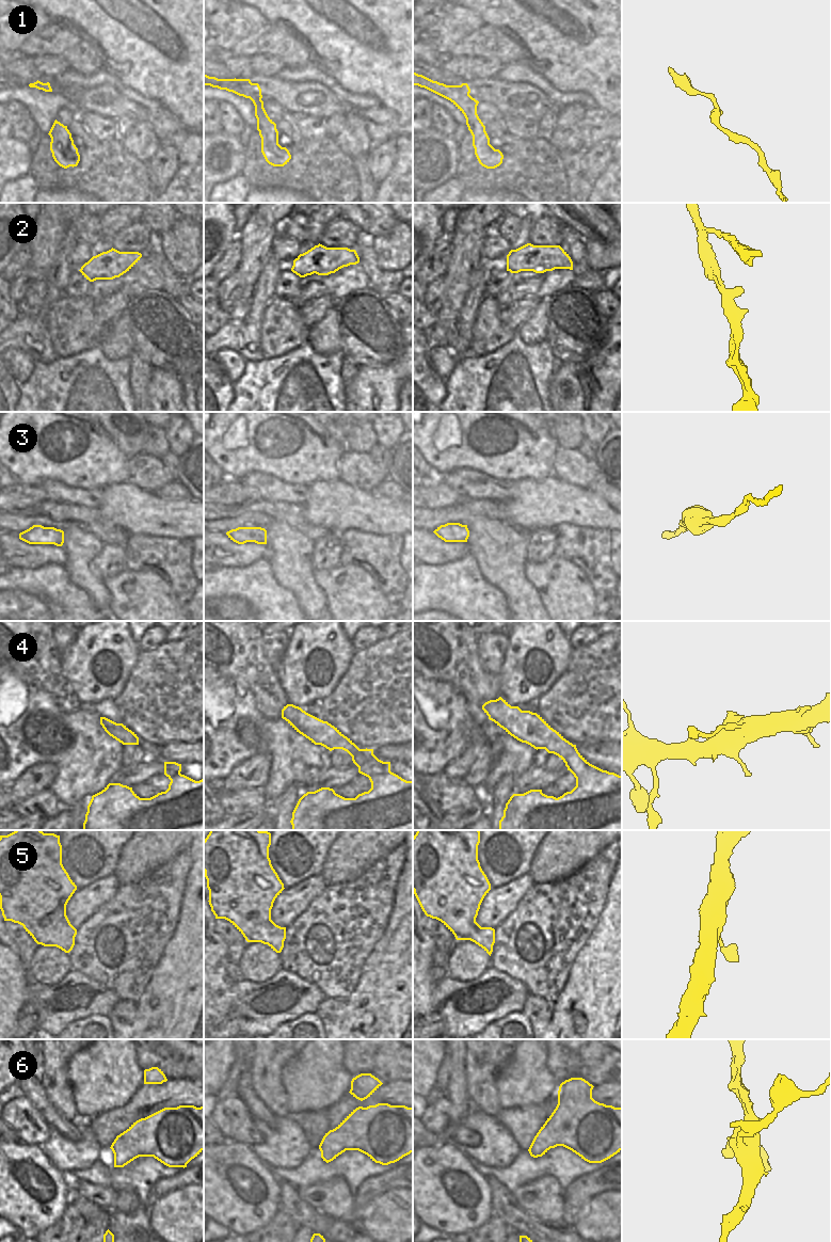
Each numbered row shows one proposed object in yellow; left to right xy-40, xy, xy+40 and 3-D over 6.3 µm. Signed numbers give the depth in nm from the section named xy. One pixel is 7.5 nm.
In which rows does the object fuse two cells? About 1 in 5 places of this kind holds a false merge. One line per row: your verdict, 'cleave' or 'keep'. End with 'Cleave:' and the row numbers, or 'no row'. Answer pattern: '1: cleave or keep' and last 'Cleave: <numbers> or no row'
1: keep
2: keep
3: keep
4: keep
5: keep
6: cleave
Cleave: 6

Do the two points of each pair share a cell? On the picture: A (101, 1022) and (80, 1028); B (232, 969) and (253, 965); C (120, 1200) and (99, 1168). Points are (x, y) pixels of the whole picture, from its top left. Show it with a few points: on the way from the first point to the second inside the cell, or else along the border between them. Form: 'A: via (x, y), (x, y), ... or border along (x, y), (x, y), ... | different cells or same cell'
A: via (96, 1021), (92, 1020), (85, 1025) | same cell
B: border along (236, 965), (244, 978) | different cells
C: border along (86, 1181), (117, 1190), (130, 1189), (136, 1193) | different cells

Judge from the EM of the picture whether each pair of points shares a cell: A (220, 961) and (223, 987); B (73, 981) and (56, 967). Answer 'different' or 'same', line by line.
A: same
B: different

